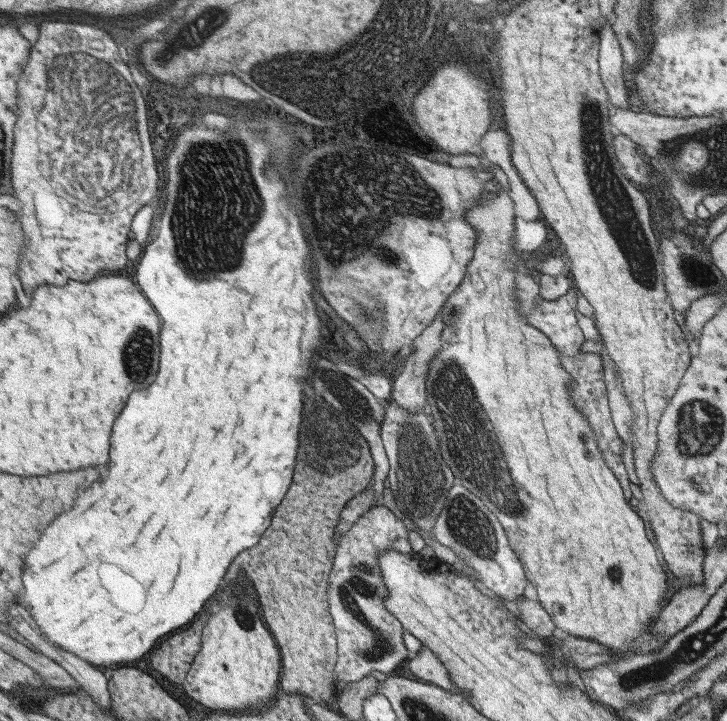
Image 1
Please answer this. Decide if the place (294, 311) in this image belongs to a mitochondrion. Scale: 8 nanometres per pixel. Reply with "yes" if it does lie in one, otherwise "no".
no

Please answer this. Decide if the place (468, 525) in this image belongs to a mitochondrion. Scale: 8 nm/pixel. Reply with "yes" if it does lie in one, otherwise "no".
yes

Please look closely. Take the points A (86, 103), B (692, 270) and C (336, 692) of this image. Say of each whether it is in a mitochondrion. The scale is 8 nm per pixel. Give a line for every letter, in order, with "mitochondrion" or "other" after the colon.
A: mitochondrion
B: mitochondrion
C: other

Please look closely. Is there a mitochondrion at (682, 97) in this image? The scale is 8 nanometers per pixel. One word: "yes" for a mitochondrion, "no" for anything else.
no

